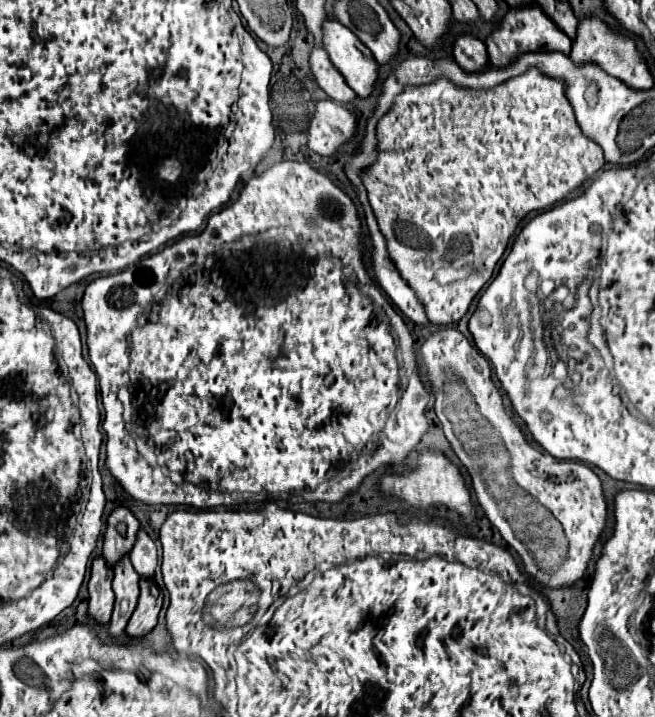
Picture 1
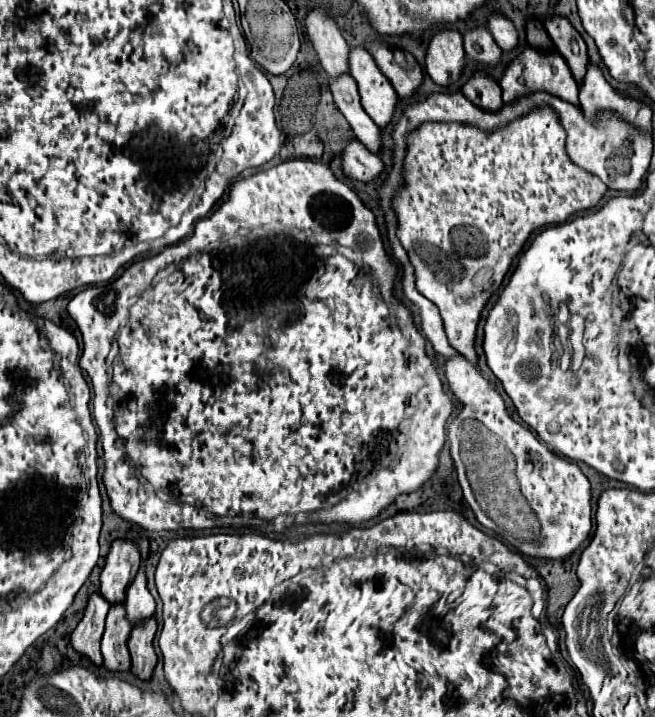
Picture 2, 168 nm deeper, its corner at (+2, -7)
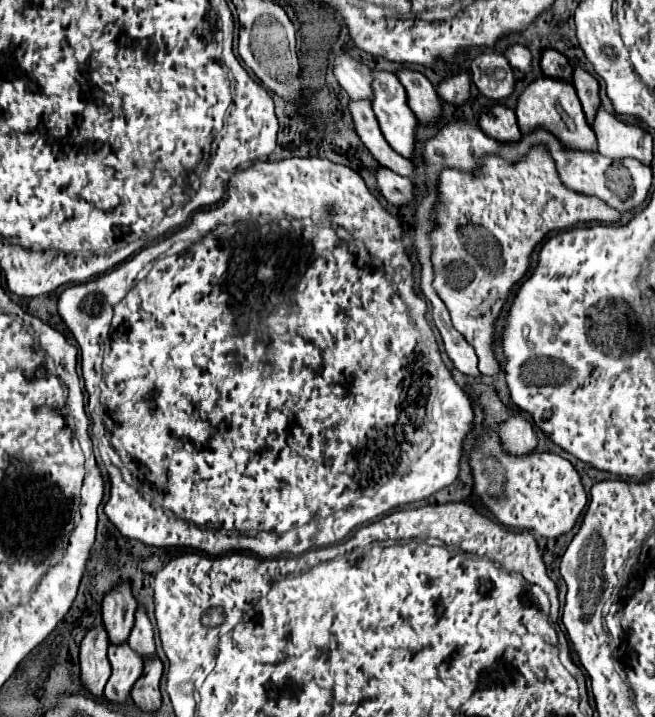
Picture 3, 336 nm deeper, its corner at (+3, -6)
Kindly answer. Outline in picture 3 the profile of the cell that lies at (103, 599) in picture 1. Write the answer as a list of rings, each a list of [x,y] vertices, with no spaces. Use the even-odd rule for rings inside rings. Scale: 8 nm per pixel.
[[[94,627],[86,633],[80,645],[80,667],[82,667],[82,685],[94,697],[102,697],[104,685],[110,679],[110,661],[108,661],[108,635],[104,627]]]

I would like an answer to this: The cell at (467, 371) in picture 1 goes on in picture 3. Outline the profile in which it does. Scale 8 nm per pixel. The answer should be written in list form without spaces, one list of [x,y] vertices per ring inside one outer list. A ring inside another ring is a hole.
[[[486,431],[482,435],[482,441],[478,441],[472,451],[470,467],[476,479],[478,495],[486,501],[494,517],[510,529],[532,529],[540,537],[556,539],[574,527],[588,503],[580,475],[570,461],[554,453],[530,453],[524,457],[502,453],[496,431]]]

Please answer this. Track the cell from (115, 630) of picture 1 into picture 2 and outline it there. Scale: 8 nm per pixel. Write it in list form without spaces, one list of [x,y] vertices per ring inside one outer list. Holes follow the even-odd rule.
[[[123,602],[113,604],[107,614],[107,626],[101,640],[103,664],[107,670],[129,670],[131,658],[127,650],[127,638],[131,632],[131,622],[127,620],[127,612]]]

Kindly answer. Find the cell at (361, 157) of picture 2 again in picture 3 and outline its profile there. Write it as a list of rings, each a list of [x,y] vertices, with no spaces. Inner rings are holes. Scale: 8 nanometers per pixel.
[[[380,167],[376,173],[376,181],[380,187],[380,193],[396,207],[404,207],[408,203],[412,203],[414,195],[416,195],[416,185],[408,179],[408,177],[400,177],[390,169]]]

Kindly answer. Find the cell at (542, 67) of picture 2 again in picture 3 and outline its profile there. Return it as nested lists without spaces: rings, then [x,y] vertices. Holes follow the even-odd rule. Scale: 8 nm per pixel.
[[[540,77],[532,85],[524,89],[524,93],[518,99],[516,105],[516,117],[522,135],[532,133],[534,129],[546,129],[558,137],[558,141],[564,141],[566,149],[586,149],[586,151],[596,151],[596,141],[594,141],[594,131],[586,123],[582,105],[578,101],[578,95],[572,85],[558,81],[558,79],[548,79]]]

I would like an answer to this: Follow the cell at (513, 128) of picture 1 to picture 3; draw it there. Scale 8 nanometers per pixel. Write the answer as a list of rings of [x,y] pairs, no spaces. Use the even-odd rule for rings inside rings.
[[[532,147],[524,163],[508,165],[502,157],[486,157],[484,169],[480,175],[468,175],[452,169],[440,173],[440,207],[436,213],[436,227],[430,233],[434,245],[434,289],[440,299],[446,303],[454,327],[466,337],[468,343],[476,349],[480,359],[478,369],[482,375],[498,375],[500,363],[492,353],[494,345],[494,323],[508,301],[510,289],[528,273],[530,255],[534,247],[550,233],[560,229],[570,229],[578,223],[618,223],[620,213],[610,209],[604,201],[596,197],[586,197],[566,189],[556,173],[554,161],[544,147]]]

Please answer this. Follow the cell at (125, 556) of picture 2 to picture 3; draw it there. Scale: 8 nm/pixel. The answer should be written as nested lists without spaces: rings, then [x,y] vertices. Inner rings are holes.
[[[122,583],[118,589],[110,591],[102,603],[102,619],[104,629],[108,633],[110,643],[122,645],[126,637],[130,637],[130,629],[134,627],[136,599],[130,593],[130,585]]]

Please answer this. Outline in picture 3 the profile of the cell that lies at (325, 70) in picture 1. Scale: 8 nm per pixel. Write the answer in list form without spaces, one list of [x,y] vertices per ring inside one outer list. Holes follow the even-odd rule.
[[[350,101],[350,113],[356,125],[356,133],[360,135],[362,143],[370,149],[370,153],[378,159],[382,167],[388,167],[390,171],[410,177],[414,173],[414,165],[410,159],[404,159],[398,155],[388,141],[382,137],[378,119],[374,117],[370,101]]]

